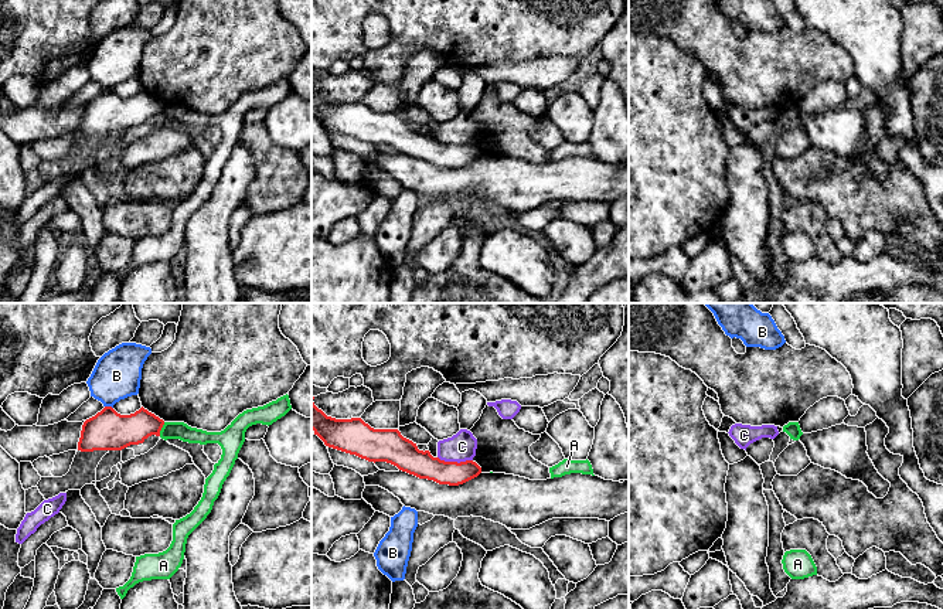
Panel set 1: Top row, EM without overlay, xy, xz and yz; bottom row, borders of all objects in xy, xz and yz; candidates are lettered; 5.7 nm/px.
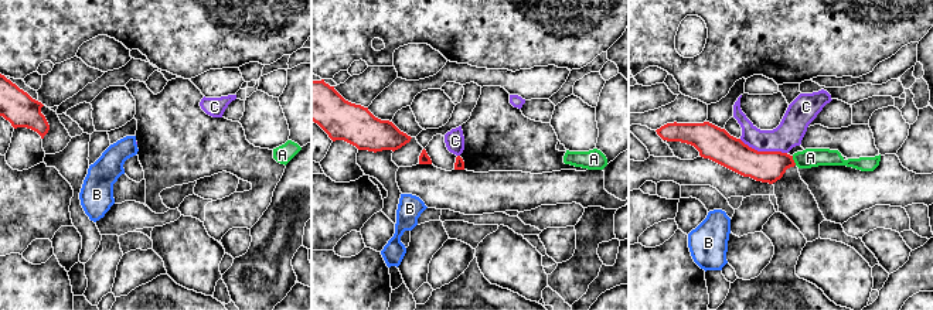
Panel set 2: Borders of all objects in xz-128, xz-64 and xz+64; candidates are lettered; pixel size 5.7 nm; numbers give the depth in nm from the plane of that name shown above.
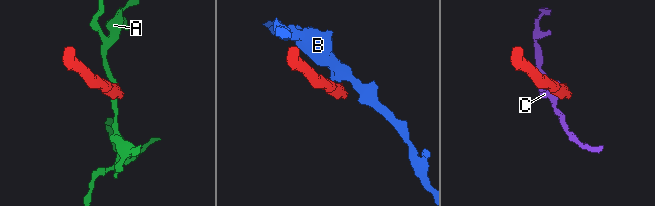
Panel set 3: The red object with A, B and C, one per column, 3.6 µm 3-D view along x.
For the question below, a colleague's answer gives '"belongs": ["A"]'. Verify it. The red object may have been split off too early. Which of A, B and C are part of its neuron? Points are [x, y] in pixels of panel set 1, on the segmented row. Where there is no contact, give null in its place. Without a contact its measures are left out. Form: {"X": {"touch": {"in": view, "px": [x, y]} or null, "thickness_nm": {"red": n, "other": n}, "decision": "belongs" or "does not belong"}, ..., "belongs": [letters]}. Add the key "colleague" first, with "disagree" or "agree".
{"colleague": "disagree", "A": {"touch": {"in": "xy", "px": [160, 429]}, "thickness_nm": {"red": 200, "other": 100}, "decision": "does not belong"}, "B": {"touch": {"in": "xy", "px": [109, 407]}, "thickness_nm": {"red": 220, "other": 280}, "decision": "does not belong"}, "C": {"touch": {"in": "xz", "px": [455, 462]}, "thickness_nm": {"red": 150, "other": 160}, "decision": "does not belong"}, "belongs": []}

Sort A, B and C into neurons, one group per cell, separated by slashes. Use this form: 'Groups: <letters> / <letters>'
Groups: A / B / C

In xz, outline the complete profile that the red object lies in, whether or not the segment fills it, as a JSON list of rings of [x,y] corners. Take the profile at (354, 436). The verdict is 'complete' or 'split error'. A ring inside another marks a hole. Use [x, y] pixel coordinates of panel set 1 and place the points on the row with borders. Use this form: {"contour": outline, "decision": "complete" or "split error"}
{"contour": [[[312,397],[312,429],[326,446],[368,462],[387,462],[399,470],[439,484],[459,486],[481,473],[473,462],[445,462],[404,438],[398,429],[374,429],[361,418],[336,419],[319,409]]], "decision": "complete"}

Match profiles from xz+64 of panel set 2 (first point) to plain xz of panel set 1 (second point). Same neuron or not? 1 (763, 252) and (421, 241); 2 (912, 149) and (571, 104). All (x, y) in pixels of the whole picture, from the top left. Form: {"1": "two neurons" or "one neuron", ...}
{"1": "two neurons", "2": "two neurons"}

